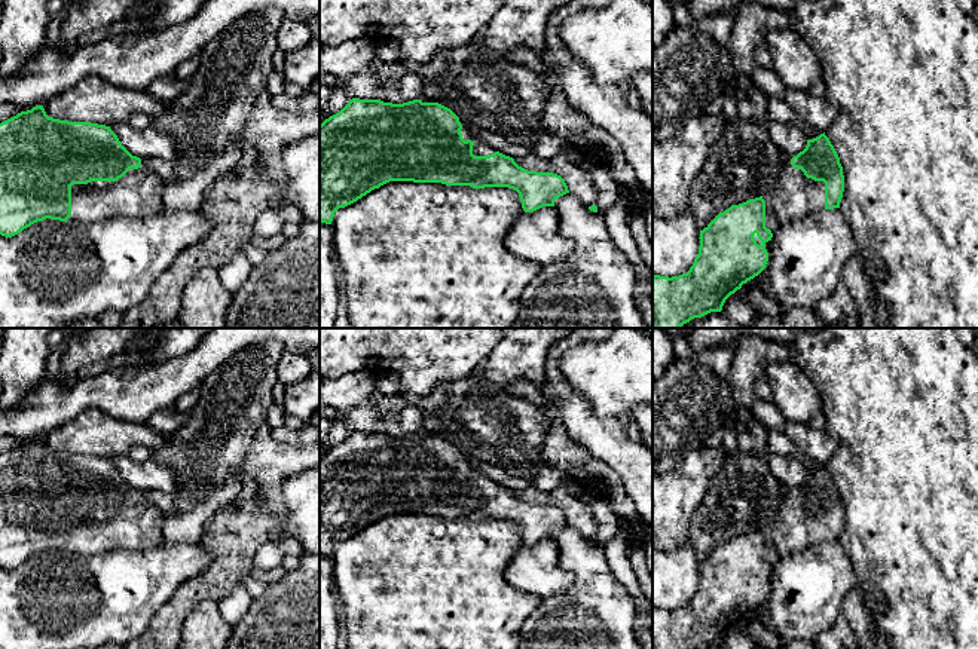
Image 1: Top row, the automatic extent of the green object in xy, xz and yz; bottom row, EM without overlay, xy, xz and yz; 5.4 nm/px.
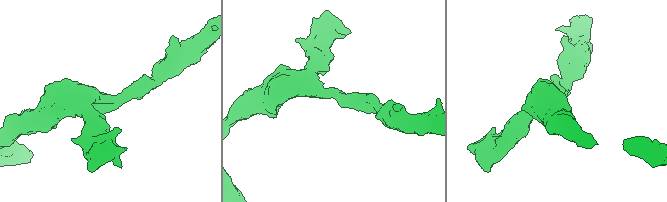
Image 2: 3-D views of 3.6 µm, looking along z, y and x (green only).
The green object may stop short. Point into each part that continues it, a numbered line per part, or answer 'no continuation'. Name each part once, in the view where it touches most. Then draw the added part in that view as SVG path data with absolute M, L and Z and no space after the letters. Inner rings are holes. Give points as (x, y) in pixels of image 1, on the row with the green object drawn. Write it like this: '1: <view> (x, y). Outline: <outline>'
1: xy (138, 193). Outline: M141 162L138 169L129 169L117 181L91 181L88 184L71 186L71 215L67 223L80 223L86 226L100 224L103 221L128 217L144 218L162 212L162 193L165 181L149 166Z

